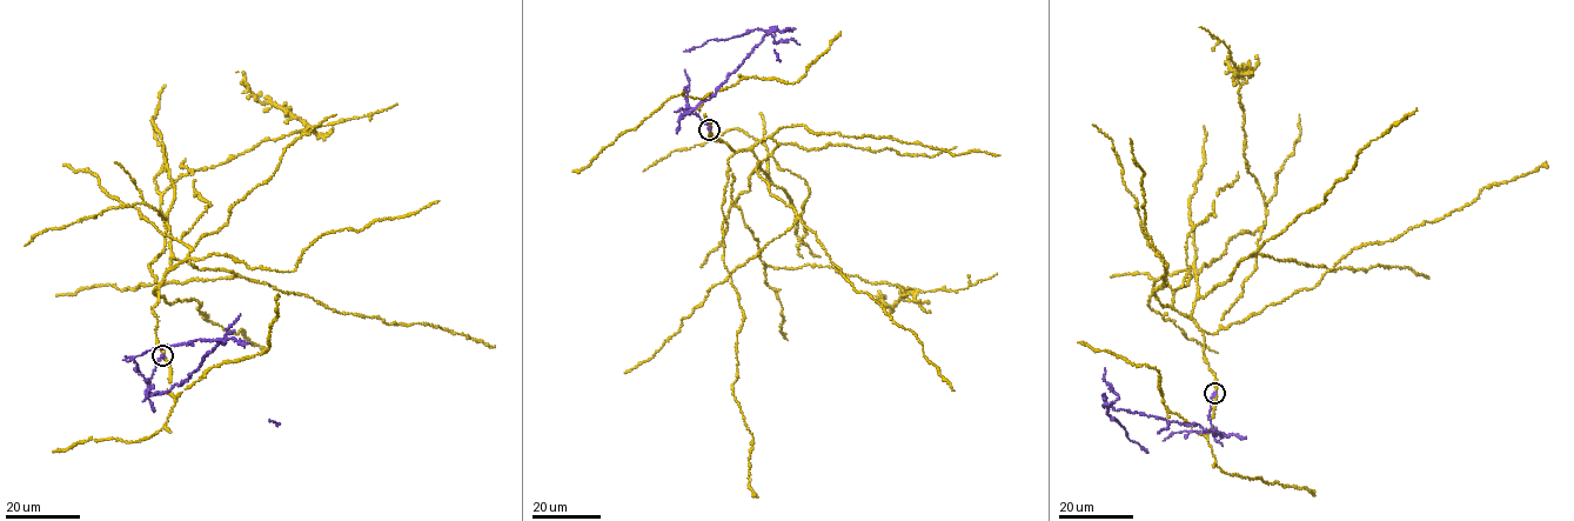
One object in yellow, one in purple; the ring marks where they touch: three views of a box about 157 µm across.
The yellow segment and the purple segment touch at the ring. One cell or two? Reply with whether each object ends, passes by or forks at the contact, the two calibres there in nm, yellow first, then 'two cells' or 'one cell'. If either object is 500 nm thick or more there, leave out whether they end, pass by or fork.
yellow passes by; purple ends; calibres 260 and 460 nm; two cells

